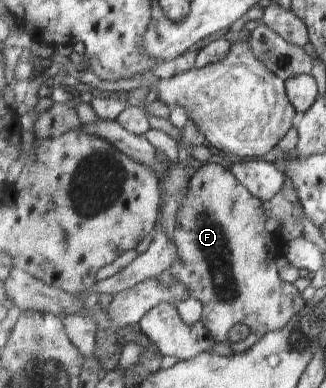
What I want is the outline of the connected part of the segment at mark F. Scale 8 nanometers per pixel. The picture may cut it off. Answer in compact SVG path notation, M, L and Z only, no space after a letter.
M206 163L202 168L200 168L193 179L191 180L191 191L189 197L185 200L182 210L179 212L179 225L174 233L174 239L179 246L179 257L178 260L173 264L170 269L175 278L183 282L190 292L190 296L201 300L204 303L203 318L205 325L211 330L213 337L217 342L228 342L230 340L230 332L236 324L245 324L249 328L249 335L243 339L239 340L237 344L234 345L234 350L240 354L250 350L253 346L258 344L258 341L262 337L265 337L268 333L272 333L277 330L285 329L286 326L293 321L294 316L300 314L304 308L307 307L304 296L302 296L300 290L296 288L294 283L284 282L280 278L280 268L278 268L278 259L285 254L287 246L290 244L286 238L282 235L281 231L268 232L266 230L266 222L268 222L267 212L265 211L265 201L257 196L254 196L253 192L248 190L246 185L243 185L233 173L232 170L226 170L226 166L222 166L219 163Z

